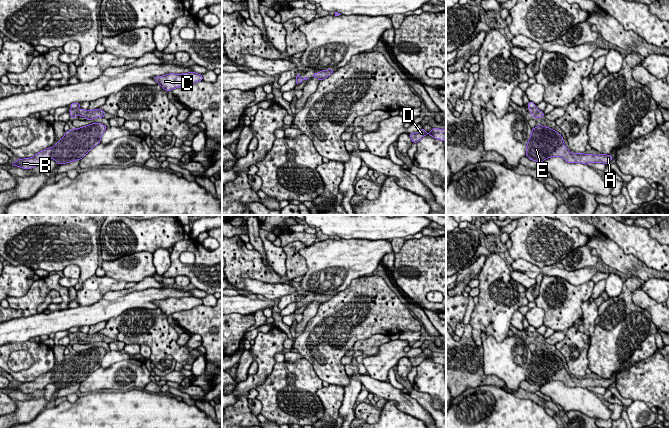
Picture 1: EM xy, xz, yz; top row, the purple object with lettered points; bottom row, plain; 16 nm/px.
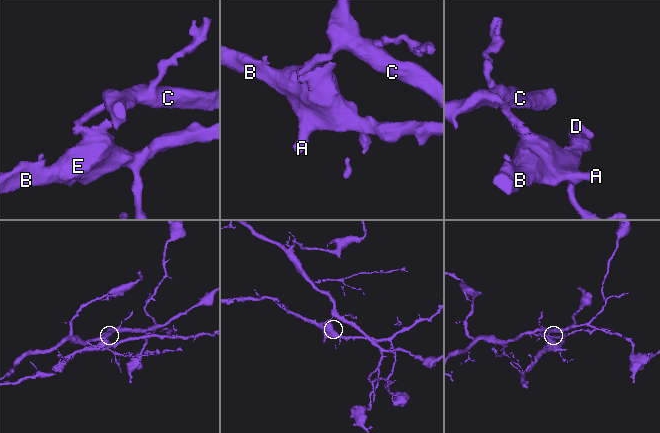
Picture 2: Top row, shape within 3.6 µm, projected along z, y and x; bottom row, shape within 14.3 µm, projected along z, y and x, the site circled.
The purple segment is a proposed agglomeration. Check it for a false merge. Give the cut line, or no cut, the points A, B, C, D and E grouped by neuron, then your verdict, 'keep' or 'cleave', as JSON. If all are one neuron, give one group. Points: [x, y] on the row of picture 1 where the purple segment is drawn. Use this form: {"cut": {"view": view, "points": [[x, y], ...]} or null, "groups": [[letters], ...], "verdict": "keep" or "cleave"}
{"cut": {"view": "yz", "points": [[535, 107], [529, 109]]}, "groups": [["A", "B", "D", "E"], ["C"]], "verdict": "cleave"}

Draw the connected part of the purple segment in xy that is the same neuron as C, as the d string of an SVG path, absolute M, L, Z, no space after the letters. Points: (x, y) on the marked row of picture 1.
M194 72L183 73L183 74L167 74L164 76L153 77L161 87L167 92L180 87L190 86L195 82L202 81L203 77L201 74Z

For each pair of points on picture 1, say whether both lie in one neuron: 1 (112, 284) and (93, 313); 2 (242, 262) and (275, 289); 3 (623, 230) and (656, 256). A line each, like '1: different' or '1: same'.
1: different
2: different
3: same

